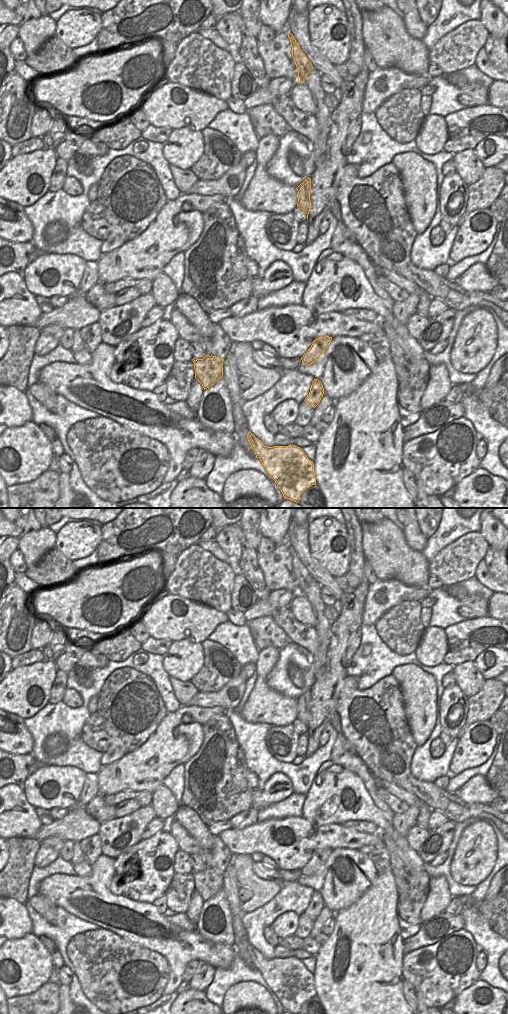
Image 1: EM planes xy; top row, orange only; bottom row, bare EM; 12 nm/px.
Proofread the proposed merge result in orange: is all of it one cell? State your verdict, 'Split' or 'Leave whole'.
Split

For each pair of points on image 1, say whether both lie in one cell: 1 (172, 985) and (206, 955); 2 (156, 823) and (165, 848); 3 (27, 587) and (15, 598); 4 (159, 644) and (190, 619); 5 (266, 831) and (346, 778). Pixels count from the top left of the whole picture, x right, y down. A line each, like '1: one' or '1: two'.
1: one
2: two
3: two
4: two
5: two

